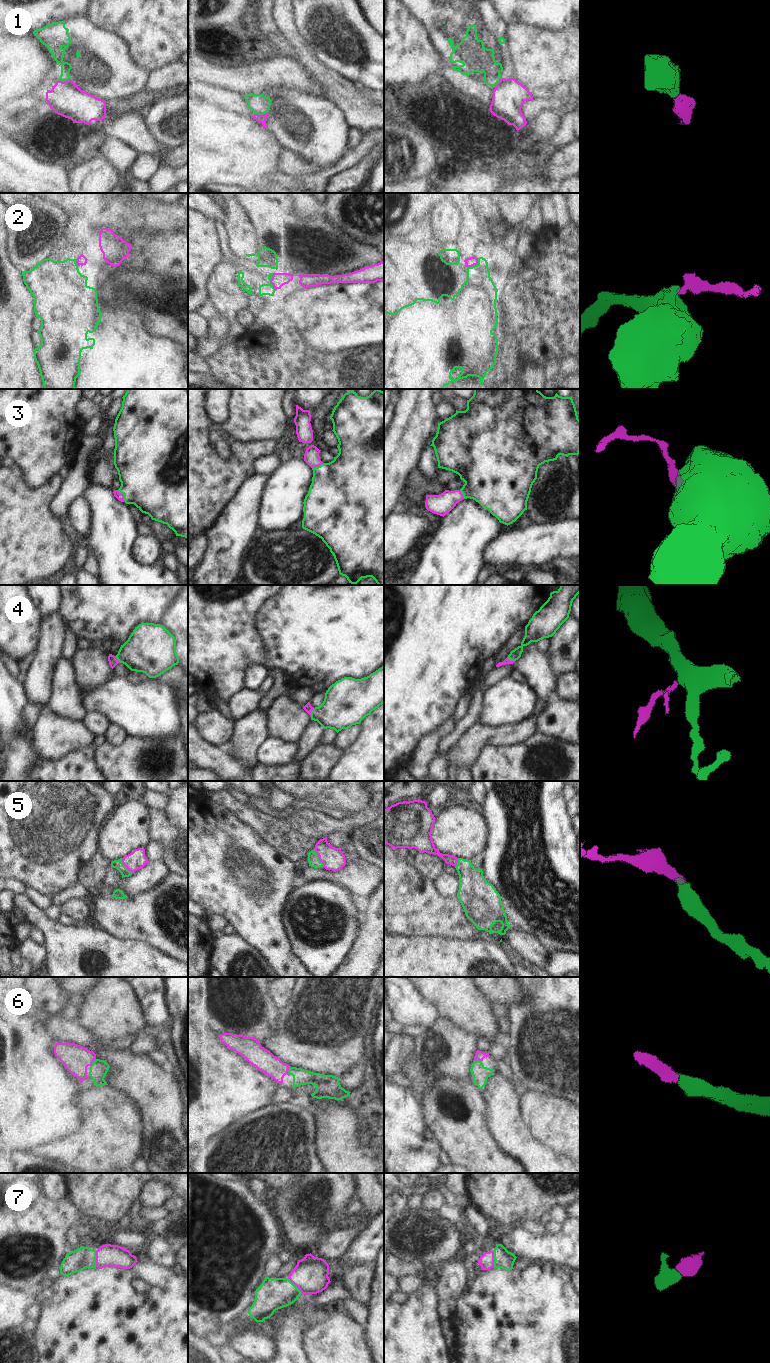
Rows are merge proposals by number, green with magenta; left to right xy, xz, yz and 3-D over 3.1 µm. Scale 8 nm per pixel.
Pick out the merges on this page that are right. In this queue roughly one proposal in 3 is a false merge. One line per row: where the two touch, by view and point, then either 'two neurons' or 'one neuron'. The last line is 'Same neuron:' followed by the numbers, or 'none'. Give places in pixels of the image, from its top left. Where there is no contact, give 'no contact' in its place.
1: xz (260, 114) | two neurons
2: yz (474, 265) | one neuron
3: xy (124, 495) | one neuron
4: xz (311, 712) | one neuron
5: xz (318, 857) | one neuron
6: xz (288, 1070) | one neuron
7: xz (294, 1285) | one neuron
Same neuron: 2, 3, 4, 5, 6, 7

